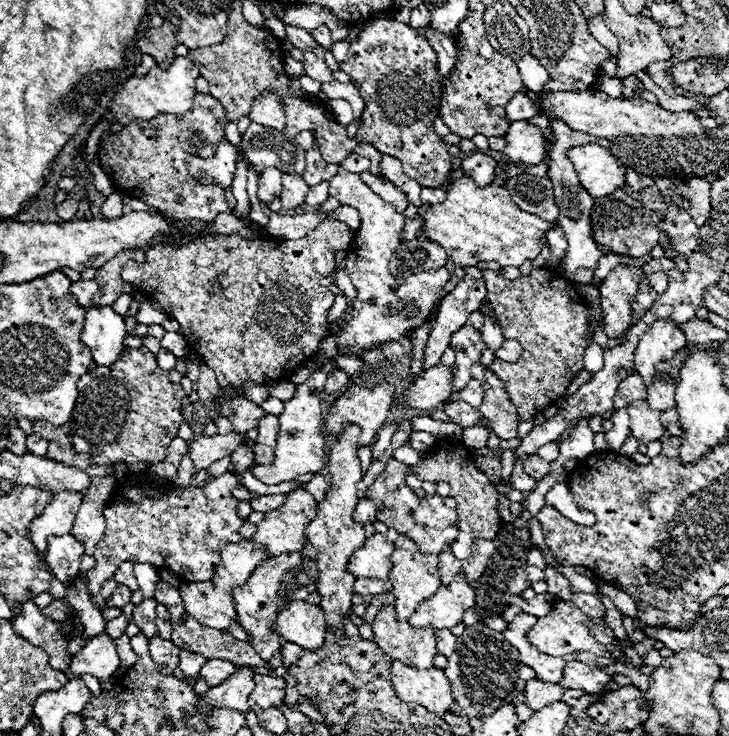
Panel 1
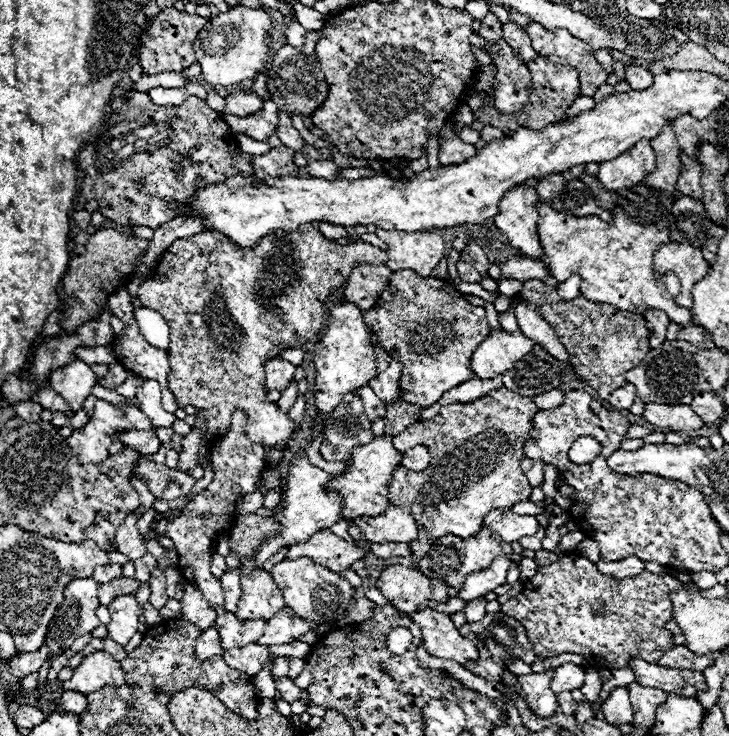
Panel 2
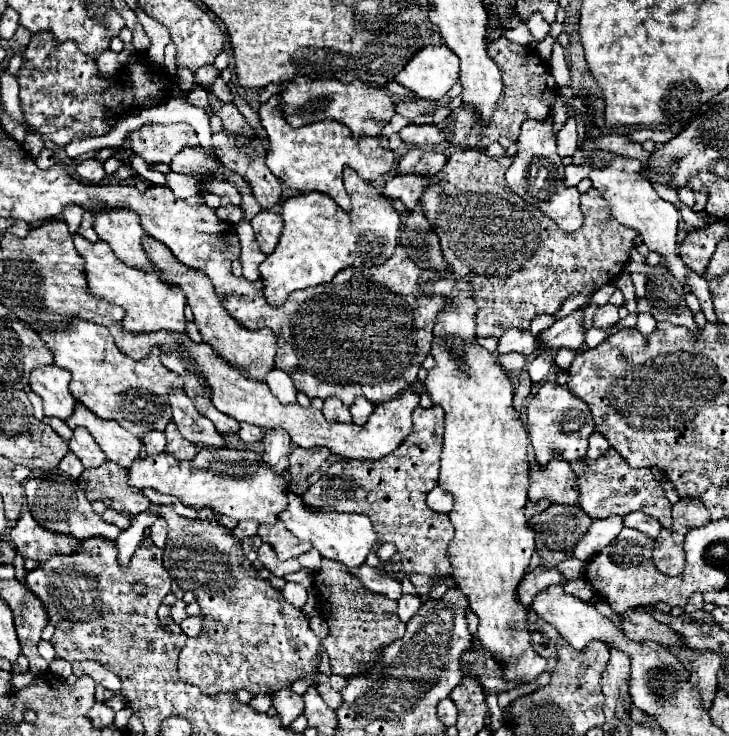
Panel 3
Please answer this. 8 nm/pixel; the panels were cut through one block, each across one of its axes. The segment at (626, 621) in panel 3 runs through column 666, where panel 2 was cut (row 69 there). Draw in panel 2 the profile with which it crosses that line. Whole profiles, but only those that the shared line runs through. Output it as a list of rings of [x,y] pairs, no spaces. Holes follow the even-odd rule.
[[[642,66],[626,68],[626,82],[630,84],[632,90],[646,90],[648,86],[652,86],[652,80],[654,80],[654,76],[648,74],[648,70]]]

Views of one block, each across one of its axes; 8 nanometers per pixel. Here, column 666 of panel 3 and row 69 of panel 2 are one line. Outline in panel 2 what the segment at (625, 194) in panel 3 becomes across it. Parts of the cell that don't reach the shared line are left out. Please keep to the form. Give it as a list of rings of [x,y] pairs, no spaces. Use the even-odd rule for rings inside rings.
[[[246,6],[230,8],[226,14],[212,18],[212,24],[200,30],[194,52],[196,60],[202,66],[202,80],[216,86],[232,86],[244,80],[254,78],[258,72],[268,70],[270,66],[270,46],[266,44],[268,30],[274,30],[274,20],[266,10],[254,10]]]

